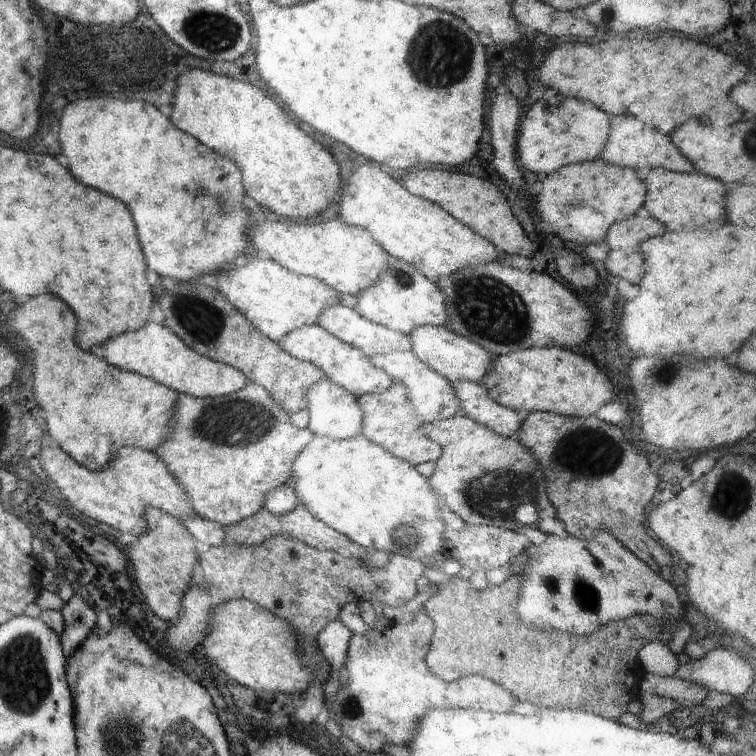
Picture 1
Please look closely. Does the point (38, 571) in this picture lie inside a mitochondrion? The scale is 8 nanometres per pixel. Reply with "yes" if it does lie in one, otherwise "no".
no

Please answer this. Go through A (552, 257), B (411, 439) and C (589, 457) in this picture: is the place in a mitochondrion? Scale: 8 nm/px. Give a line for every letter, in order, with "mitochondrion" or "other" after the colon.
A: other
B: other
C: mitochondrion

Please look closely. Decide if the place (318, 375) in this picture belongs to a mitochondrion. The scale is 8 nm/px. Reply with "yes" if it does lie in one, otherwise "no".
no

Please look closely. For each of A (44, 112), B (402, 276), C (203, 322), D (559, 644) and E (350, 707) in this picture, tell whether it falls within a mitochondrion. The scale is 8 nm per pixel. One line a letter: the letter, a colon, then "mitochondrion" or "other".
A: other
B: mitochondrion
C: mitochondrion
D: other
E: mitochondrion

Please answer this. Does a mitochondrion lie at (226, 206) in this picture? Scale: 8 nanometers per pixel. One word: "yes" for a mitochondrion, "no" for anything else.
yes

